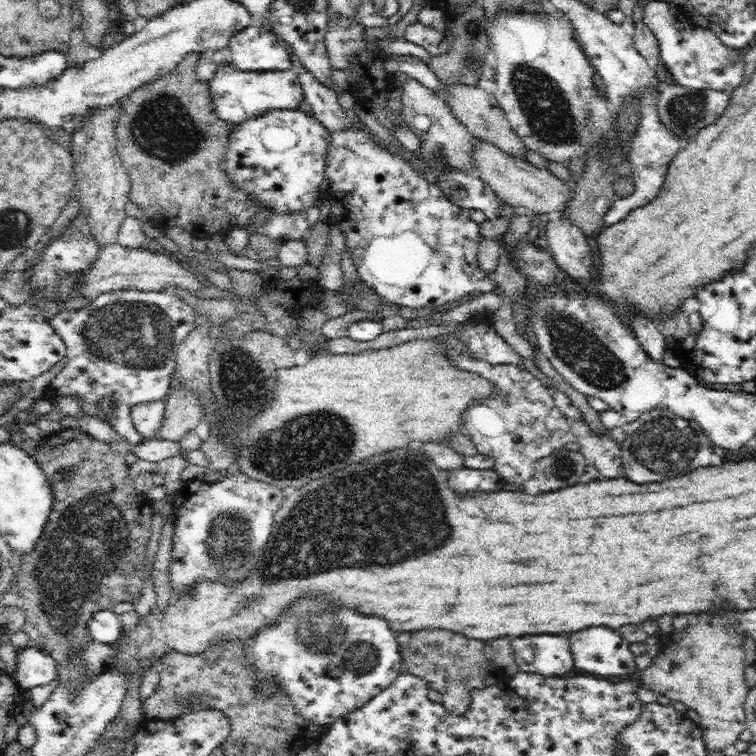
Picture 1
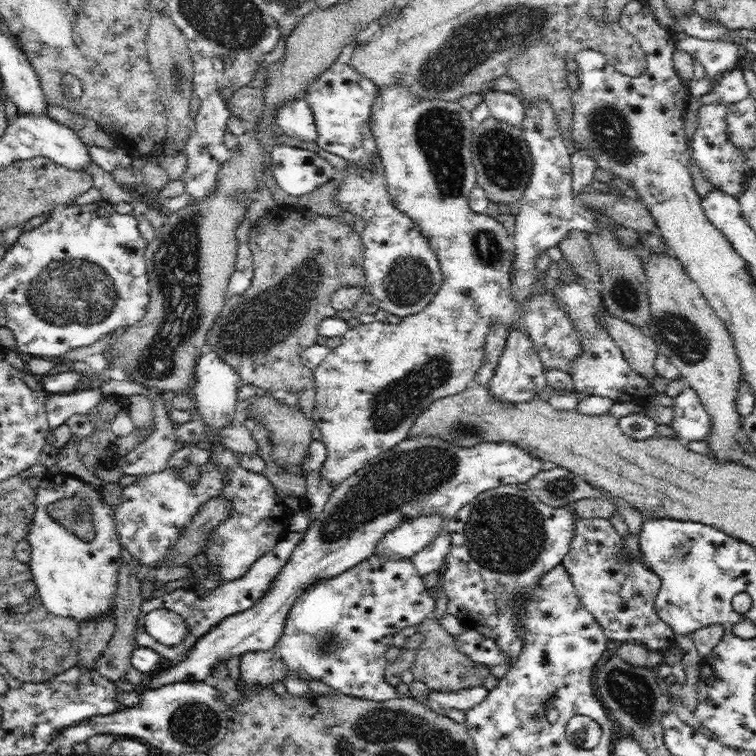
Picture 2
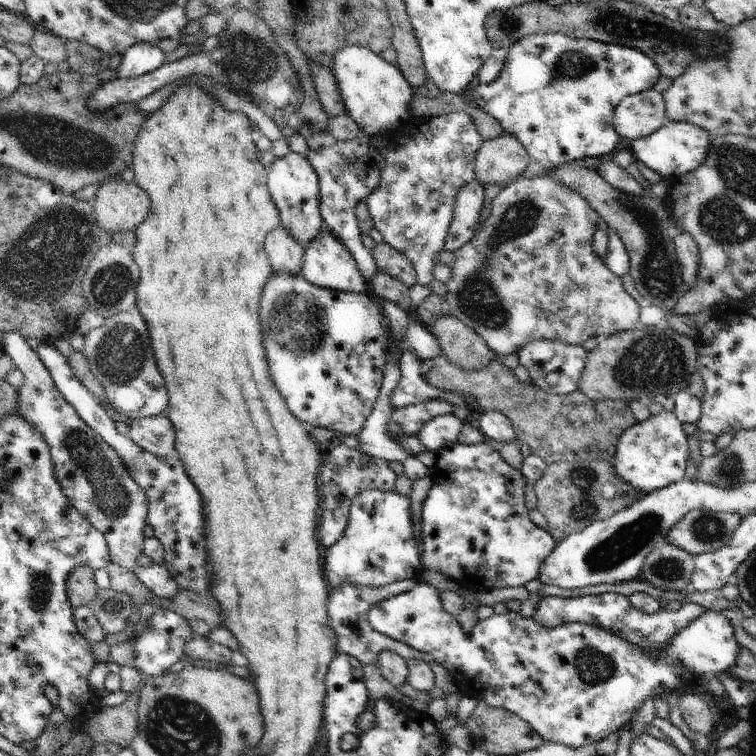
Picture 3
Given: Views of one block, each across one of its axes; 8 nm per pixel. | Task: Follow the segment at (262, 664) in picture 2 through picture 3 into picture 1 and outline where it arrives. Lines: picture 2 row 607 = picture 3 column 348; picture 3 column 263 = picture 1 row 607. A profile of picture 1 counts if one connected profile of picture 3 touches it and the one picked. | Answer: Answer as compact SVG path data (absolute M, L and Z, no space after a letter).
M306 598L276 625L244 640L244 649L248 663L254 665L254 671L266 677L274 677L276 683L291 697L292 704L304 719L329 726L336 719L362 708L378 694L386 691L401 675L403 665L396 642L397 636L378 616L362 616L358 612L350 612L348 608L330 610L326 602Z

